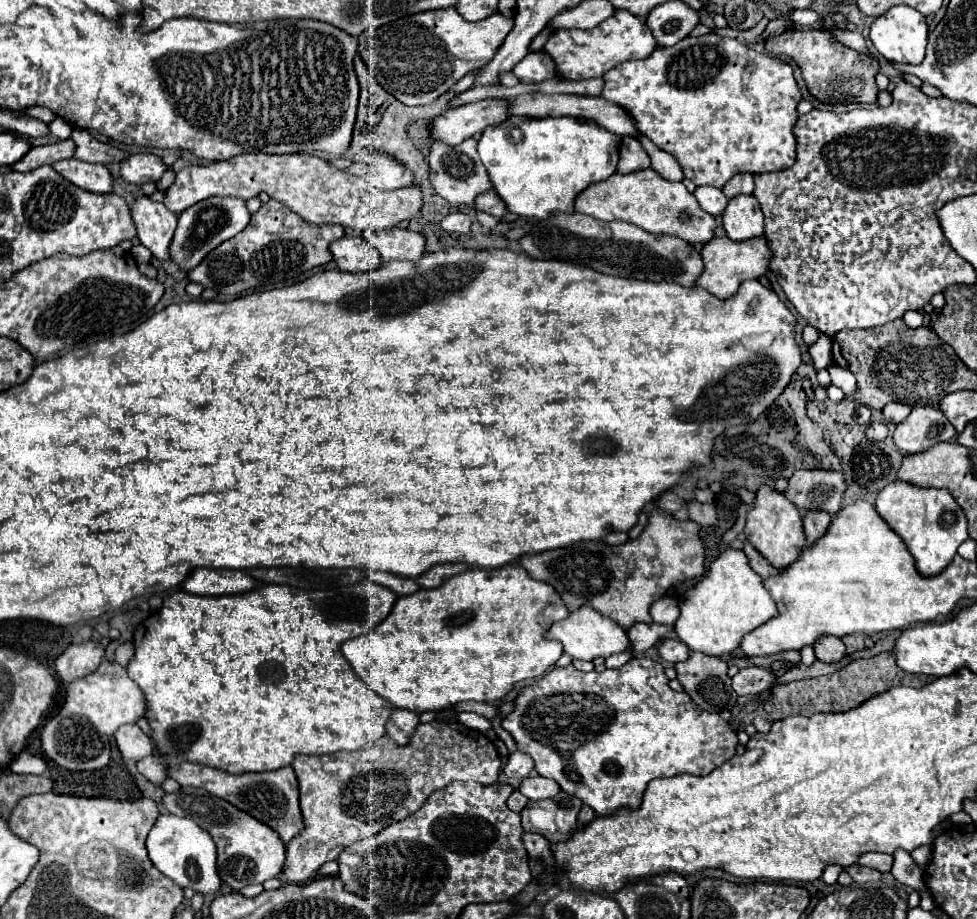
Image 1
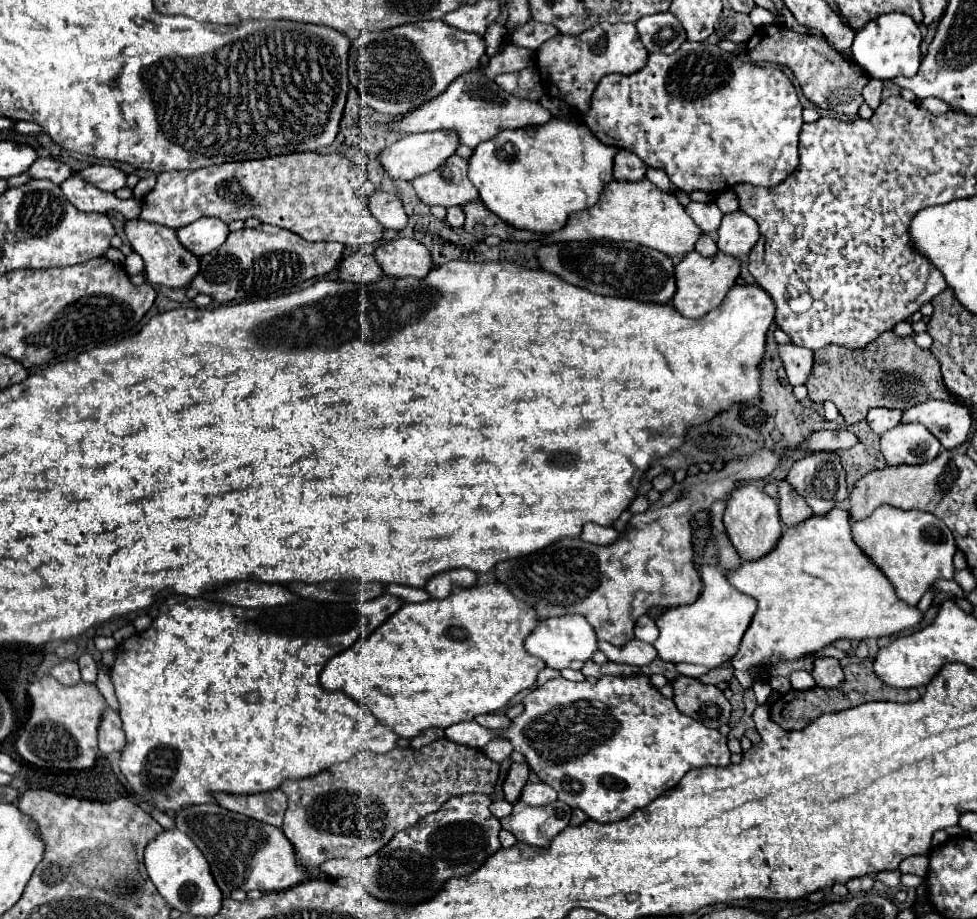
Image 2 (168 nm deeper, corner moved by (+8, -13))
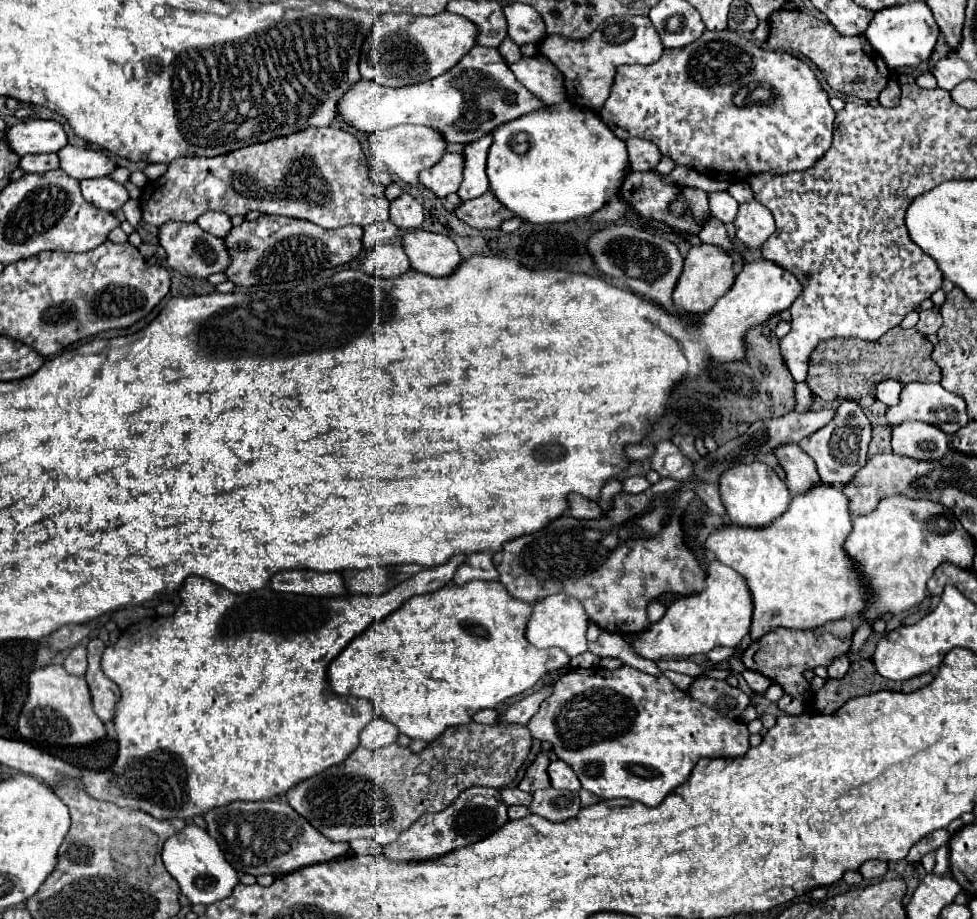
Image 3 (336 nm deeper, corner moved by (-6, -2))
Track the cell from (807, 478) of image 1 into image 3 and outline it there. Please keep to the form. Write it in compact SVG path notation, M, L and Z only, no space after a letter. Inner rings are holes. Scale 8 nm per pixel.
M843 400L835 410L835 416L829 420L829 424L819 428L815 434L803 438L799 446L815 460L817 472L825 484L843 488L857 474L857 470L865 466L869 442L871 442L871 424L863 414L863 408L859 408L859 404L853 400Z

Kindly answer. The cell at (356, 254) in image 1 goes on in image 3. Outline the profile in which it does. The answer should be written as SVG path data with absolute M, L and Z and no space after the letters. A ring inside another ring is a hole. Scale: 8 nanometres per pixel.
M379 244L365 254L365 272L377 278L397 278L411 268L399 244Z

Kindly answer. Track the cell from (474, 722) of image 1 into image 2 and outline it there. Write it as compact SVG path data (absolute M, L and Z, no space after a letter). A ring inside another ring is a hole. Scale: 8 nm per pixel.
M645 673L637 675L603 675L595 683L573 683L563 677L551 679L523 697L525 711L513 719L507 729L485 729L475 721L455 723L445 729L447 739L483 749L493 739L511 741L513 749L525 755L525 761L537 777L551 785L559 799L569 807L577 807L599 823L613 823L625 819L635 809L645 807L663 791L675 787L685 773L701 767L727 767L729 749L727 737L717 729L707 729L703 723L679 713L671 699L665 699Z

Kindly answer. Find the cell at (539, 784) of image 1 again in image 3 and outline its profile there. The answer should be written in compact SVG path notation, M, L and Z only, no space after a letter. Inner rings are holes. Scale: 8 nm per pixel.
M555 760L549 764L549 778L551 778L551 786L559 788L559 790L581 788L581 784L577 784L577 774L563 760Z

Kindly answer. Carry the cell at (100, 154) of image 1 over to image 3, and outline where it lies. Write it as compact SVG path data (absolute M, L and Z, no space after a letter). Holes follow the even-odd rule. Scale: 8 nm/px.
M27 154L27 156L21 156L19 168L23 172L43 174L43 172L59 168L59 158L57 158L57 154Z

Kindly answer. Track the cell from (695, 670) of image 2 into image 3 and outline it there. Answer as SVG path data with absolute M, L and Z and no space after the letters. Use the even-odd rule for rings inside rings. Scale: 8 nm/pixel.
M735 646L735 648L715 648L715 650L711 650L709 654L707 654L707 658L711 660L711 662L723 662L723 660L727 660L729 656L733 656L733 654L737 654L739 652L739 646Z

